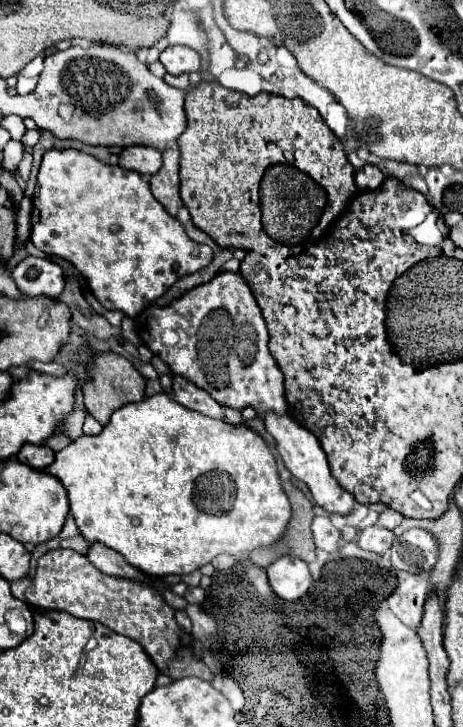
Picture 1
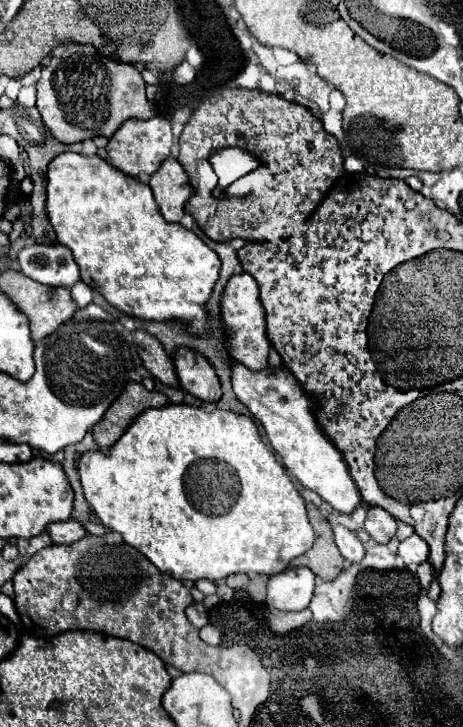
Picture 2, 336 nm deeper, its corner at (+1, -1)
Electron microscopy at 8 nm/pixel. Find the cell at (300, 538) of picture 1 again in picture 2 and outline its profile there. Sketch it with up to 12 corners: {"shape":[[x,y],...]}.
{"shape":[[308,502],[314,546],[292,566],[306,566],[322,580],[334,580],[344,558],[334,544],[332,528]]}

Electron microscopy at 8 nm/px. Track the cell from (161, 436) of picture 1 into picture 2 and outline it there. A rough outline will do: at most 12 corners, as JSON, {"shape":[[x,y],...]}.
{"shape":[[148,408],[86,502],[162,574],[272,576],[314,544],[250,416]]}

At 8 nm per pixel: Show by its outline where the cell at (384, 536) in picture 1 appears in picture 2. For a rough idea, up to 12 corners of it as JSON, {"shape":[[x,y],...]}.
{"shape":[[370,506],[366,532],[378,544],[396,534],[396,520],[384,508]]}

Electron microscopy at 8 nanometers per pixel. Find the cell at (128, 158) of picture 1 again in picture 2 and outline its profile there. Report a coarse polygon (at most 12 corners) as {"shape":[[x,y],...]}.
{"shape":[[164,116],[126,120],[110,138],[110,164],[128,176],[154,174],[170,156]]}

